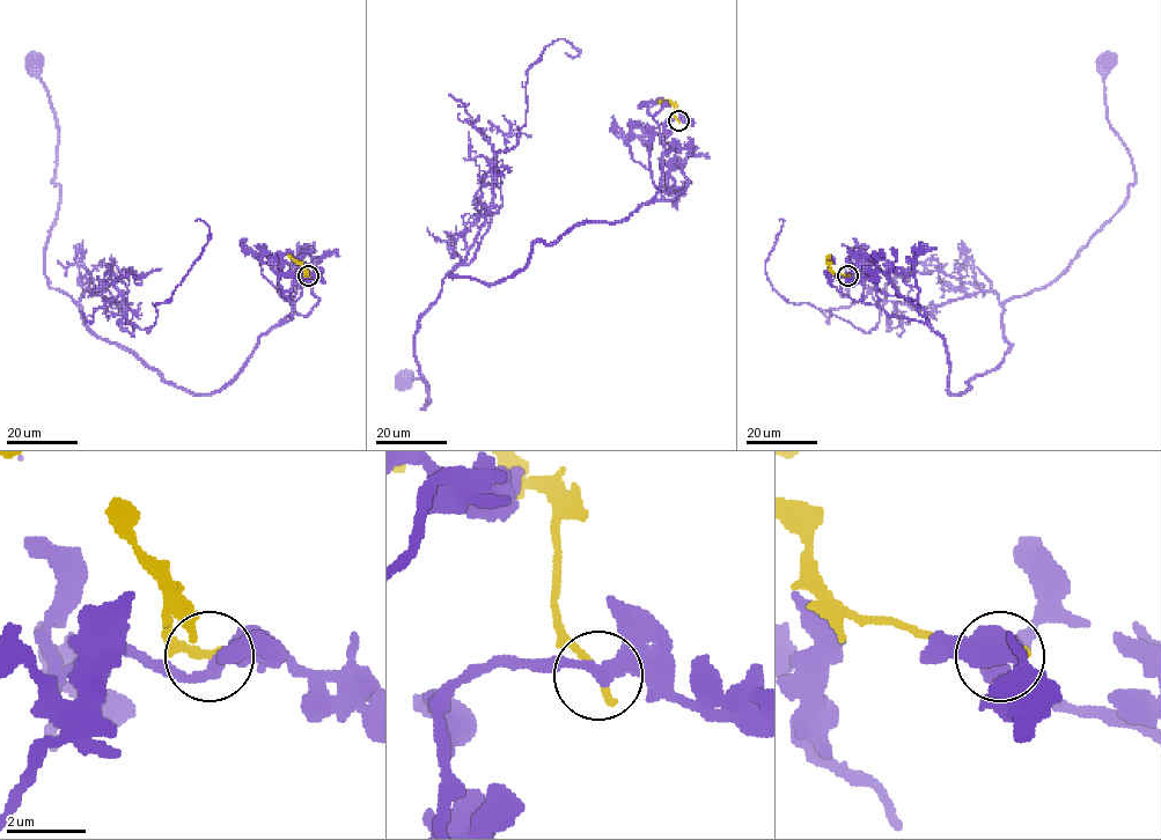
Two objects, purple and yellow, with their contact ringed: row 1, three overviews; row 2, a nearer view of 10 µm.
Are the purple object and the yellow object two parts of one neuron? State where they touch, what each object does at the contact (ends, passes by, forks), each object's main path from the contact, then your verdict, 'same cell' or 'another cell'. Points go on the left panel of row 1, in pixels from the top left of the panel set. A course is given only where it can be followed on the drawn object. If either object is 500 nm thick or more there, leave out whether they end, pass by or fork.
at (308, 275); purple passes by; yellow ends there; purple runs (309, 275), (294, 279), (292, 317), (218, 390), (175, 387), (100, 339), (45, 274), (57, 123), (34, 63); yellow runs (308, 275), (288, 255); another cell

